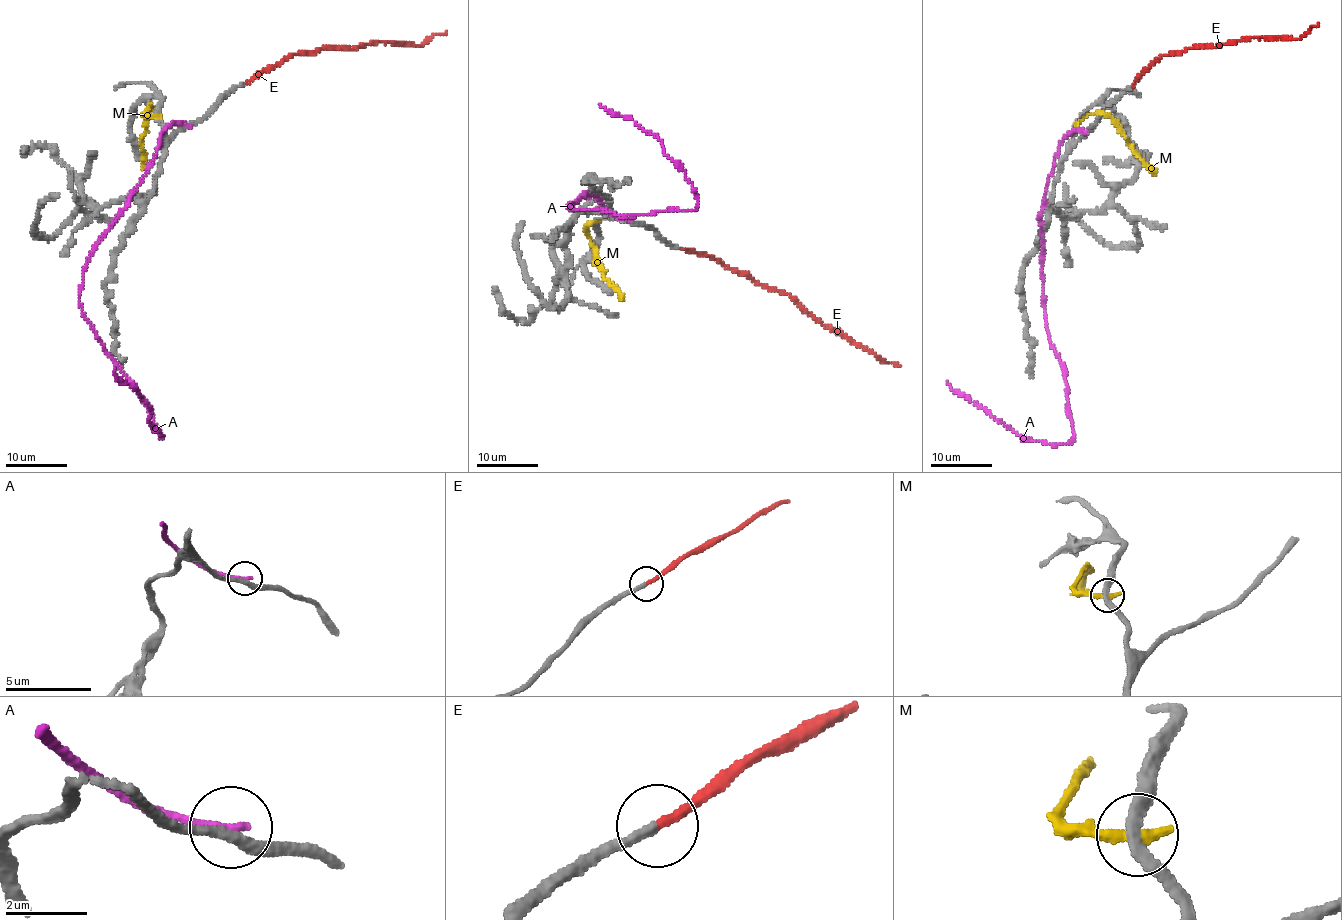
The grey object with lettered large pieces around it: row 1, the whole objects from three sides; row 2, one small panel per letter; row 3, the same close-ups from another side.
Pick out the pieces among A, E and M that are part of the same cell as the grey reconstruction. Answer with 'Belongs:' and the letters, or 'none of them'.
Belongs: E

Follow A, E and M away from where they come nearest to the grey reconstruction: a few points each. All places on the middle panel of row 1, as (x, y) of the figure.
A: (629, 220), (612, 216), (588, 194), (568, 207), (616, 215), (693, 211), (697, 200), (662, 142), (600, 103)
E: (681, 248), (712, 256), (742, 270), (758, 283), (793, 296), (819, 321), (841, 330), (887, 363), (898, 366)
M: (596, 223), (590, 223), (585, 229), (606, 278), (615, 286), (622, 299)

